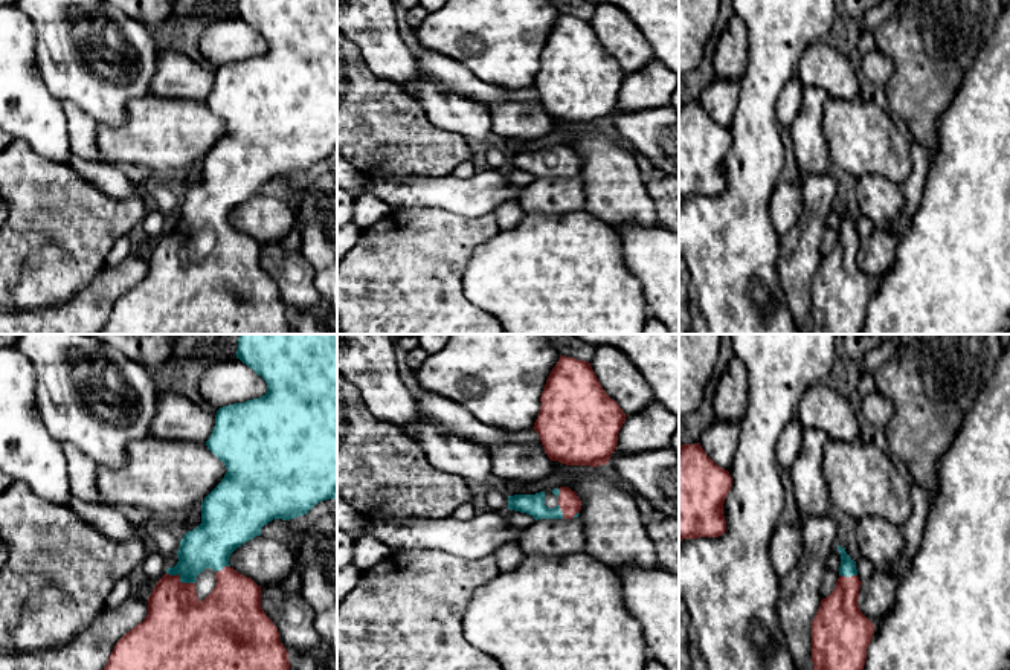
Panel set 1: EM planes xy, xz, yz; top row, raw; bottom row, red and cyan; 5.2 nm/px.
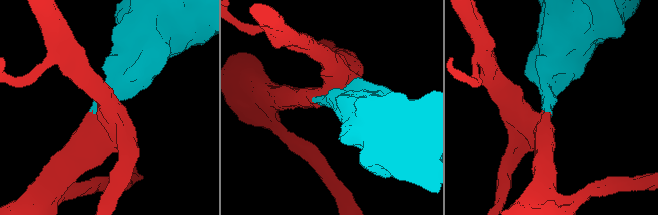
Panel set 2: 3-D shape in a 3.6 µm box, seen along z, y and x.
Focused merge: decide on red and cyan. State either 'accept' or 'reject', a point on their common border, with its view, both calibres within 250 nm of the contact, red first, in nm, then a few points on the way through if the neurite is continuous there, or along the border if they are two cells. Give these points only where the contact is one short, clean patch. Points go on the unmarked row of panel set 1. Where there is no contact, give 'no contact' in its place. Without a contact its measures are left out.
accept | xy (179, 237) | 360/240 nm | across xy (179, 284), (179, 237), (209, 203)

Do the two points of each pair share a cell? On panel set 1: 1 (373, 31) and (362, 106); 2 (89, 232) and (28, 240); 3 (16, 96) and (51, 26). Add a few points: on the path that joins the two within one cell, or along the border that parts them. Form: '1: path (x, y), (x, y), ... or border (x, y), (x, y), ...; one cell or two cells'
1: border (353, 41), (362, 61), (377, 77), (397, 86); two cells
2: path (73, 232), (60, 232), (52, 240), (43, 240); one cell
3: border (31, 20), (35, 29), (35, 60), (49, 89); two cells

